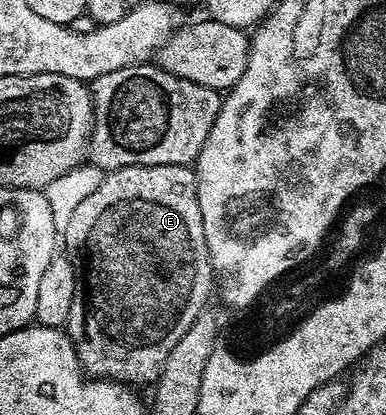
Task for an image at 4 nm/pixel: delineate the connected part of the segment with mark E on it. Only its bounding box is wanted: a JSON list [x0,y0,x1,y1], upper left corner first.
[63,165,215,385]

